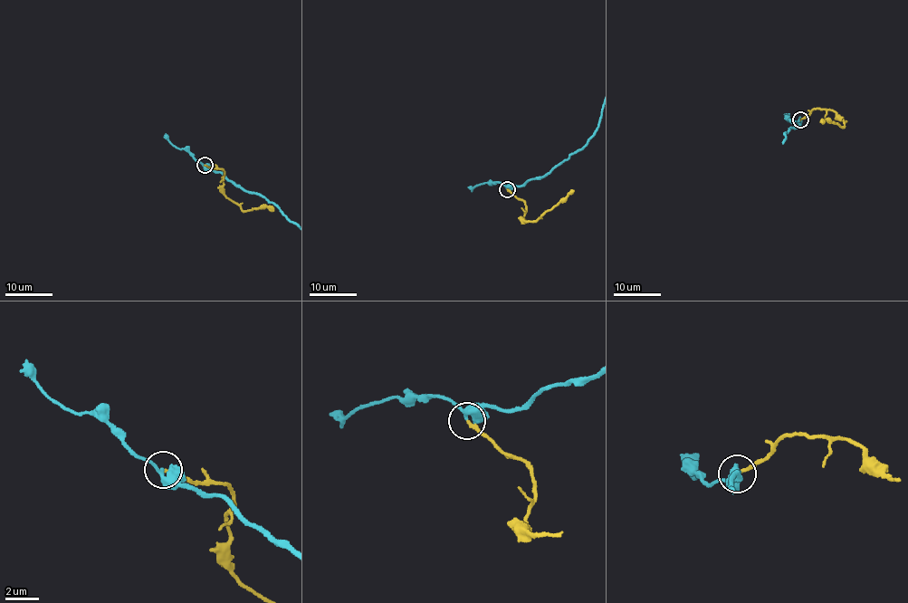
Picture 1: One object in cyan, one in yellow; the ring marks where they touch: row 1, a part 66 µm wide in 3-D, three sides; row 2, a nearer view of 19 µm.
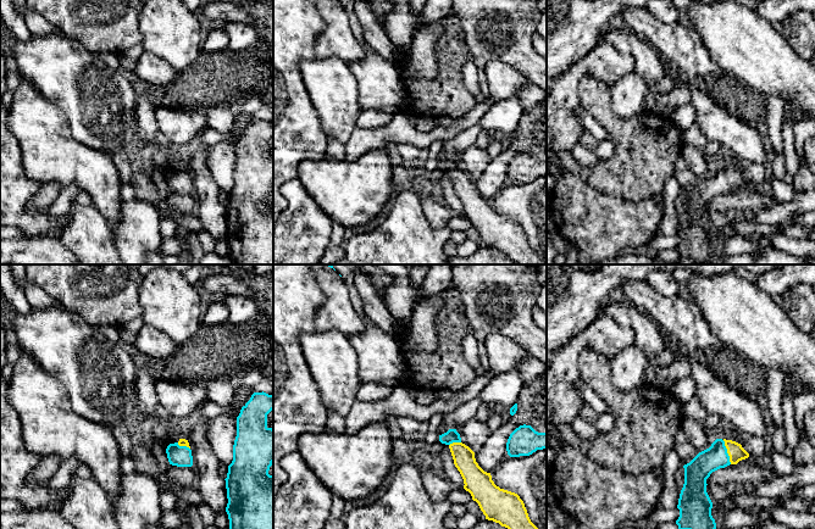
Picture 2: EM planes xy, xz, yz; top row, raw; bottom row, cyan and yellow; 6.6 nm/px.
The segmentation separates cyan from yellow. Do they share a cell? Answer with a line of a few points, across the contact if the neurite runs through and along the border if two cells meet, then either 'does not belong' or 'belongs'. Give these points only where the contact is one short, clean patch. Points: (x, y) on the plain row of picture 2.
yz (696, 199), (705, 189), (726, 179), (735, 177) | belongs

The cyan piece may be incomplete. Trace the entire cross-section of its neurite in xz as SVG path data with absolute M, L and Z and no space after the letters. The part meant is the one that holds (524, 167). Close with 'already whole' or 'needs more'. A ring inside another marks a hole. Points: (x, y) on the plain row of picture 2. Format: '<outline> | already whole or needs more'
M520 152L509 163L506 178L510 184L530 183L547 176L547 160L538 160L531 152Z | already whole

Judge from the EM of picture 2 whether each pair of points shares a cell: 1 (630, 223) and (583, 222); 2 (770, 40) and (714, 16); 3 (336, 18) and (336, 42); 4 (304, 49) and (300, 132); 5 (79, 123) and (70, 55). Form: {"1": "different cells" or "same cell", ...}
{"1": "same cell", "2": "same cell", "3": "same cell", "4": "same cell", "5": "same cell"}

